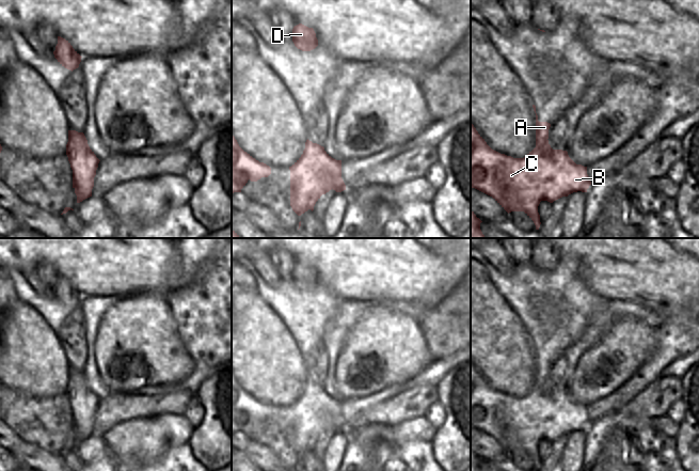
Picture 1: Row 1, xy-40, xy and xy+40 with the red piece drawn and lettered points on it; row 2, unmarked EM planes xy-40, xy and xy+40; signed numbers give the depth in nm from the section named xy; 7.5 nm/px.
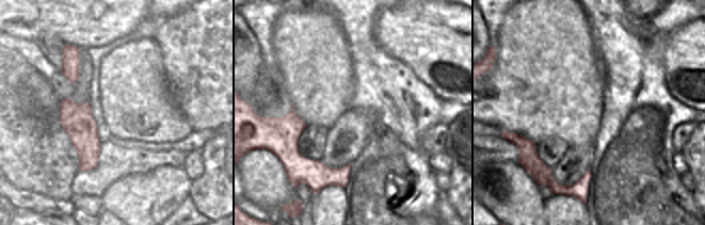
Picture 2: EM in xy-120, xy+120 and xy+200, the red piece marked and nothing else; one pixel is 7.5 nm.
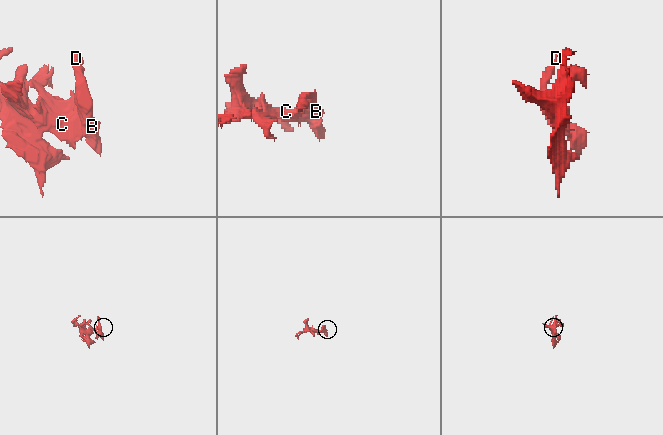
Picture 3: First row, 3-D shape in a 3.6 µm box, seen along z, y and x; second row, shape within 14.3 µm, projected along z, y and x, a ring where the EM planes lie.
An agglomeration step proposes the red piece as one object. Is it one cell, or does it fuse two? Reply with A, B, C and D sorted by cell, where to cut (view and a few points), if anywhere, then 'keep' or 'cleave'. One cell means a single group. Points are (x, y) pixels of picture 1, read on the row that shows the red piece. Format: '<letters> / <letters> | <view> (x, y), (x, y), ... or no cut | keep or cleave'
A B C / D | xy+40 (547, 140), (538, 148), (543, 155), (543, 162), (545, 165) | cleave

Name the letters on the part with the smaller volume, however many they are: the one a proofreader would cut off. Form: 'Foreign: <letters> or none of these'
Foreign: D.

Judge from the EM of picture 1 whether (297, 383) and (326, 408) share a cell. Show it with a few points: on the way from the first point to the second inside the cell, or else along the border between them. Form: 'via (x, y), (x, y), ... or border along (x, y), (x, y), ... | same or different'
border along (307, 378), (302, 392) | different

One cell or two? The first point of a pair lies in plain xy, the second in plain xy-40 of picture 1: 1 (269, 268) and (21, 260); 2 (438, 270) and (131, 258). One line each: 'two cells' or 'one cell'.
1: two cells
2: one cell

